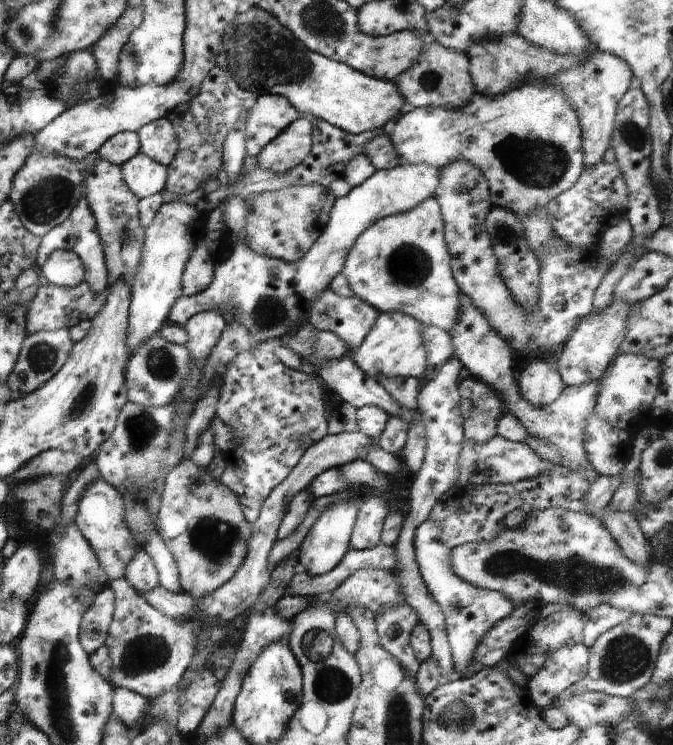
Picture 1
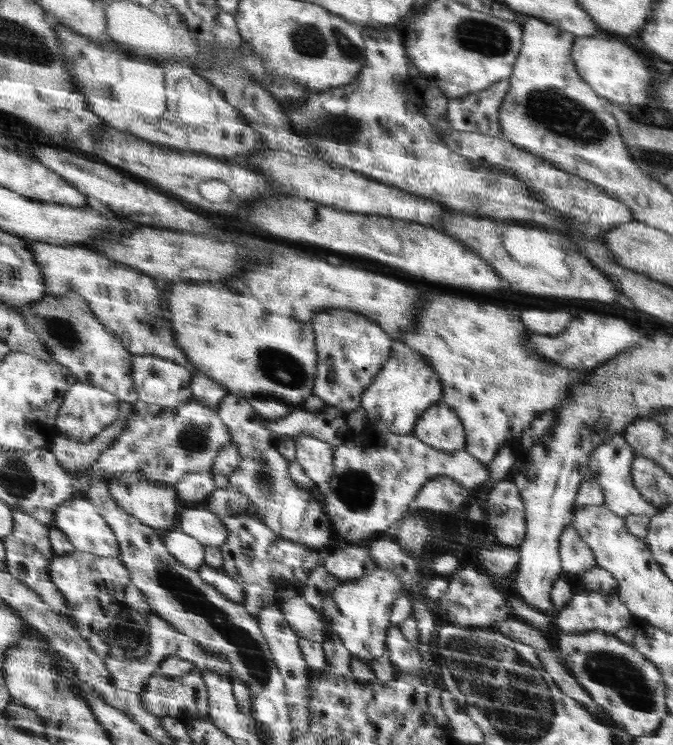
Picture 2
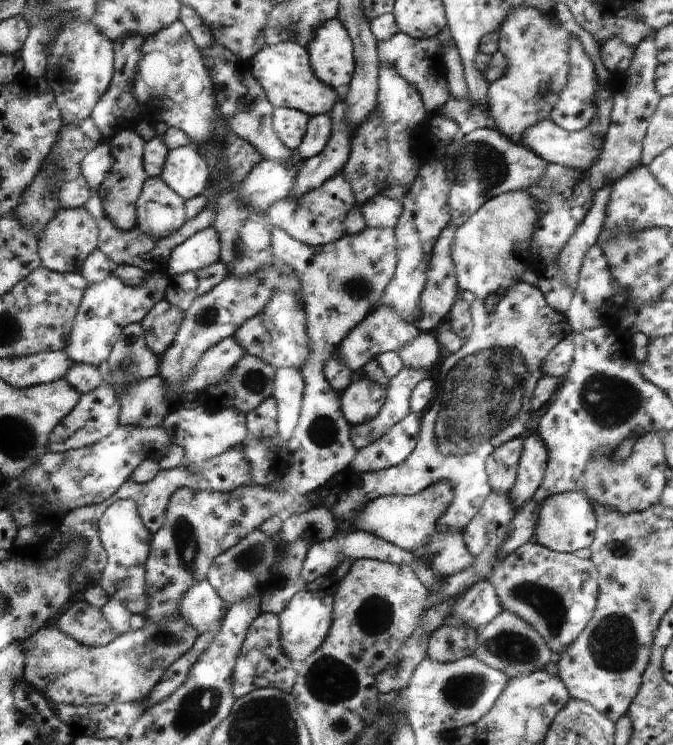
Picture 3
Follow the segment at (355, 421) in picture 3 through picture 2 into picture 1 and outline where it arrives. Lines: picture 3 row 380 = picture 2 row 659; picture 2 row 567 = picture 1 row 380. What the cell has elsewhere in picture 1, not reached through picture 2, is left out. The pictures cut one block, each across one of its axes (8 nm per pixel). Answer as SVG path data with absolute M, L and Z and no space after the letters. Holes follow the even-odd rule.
M381 312L378 324L374 323L374 332L370 332L370 340L361 346L350 358L362 372L379 383L382 378L420 378L428 366L429 352L421 322L403 312Z

